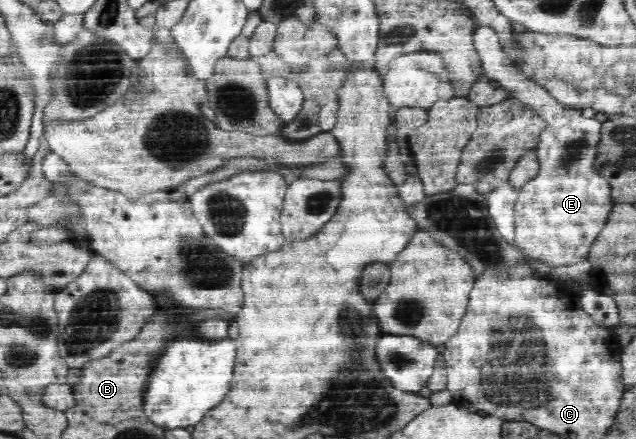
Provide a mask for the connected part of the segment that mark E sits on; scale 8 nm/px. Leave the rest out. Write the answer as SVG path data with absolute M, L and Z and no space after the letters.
M479 25L474 33L477 54L484 69L484 77L503 86L544 120L547 127L540 133L536 149L539 173L523 187L519 187L514 207L515 227L513 245L527 258L563 267L587 260L590 247L601 233L614 201L612 189L603 175L595 170L597 146L602 124L595 118L583 117L582 111L559 103L543 86L530 81L510 62L496 31Z

